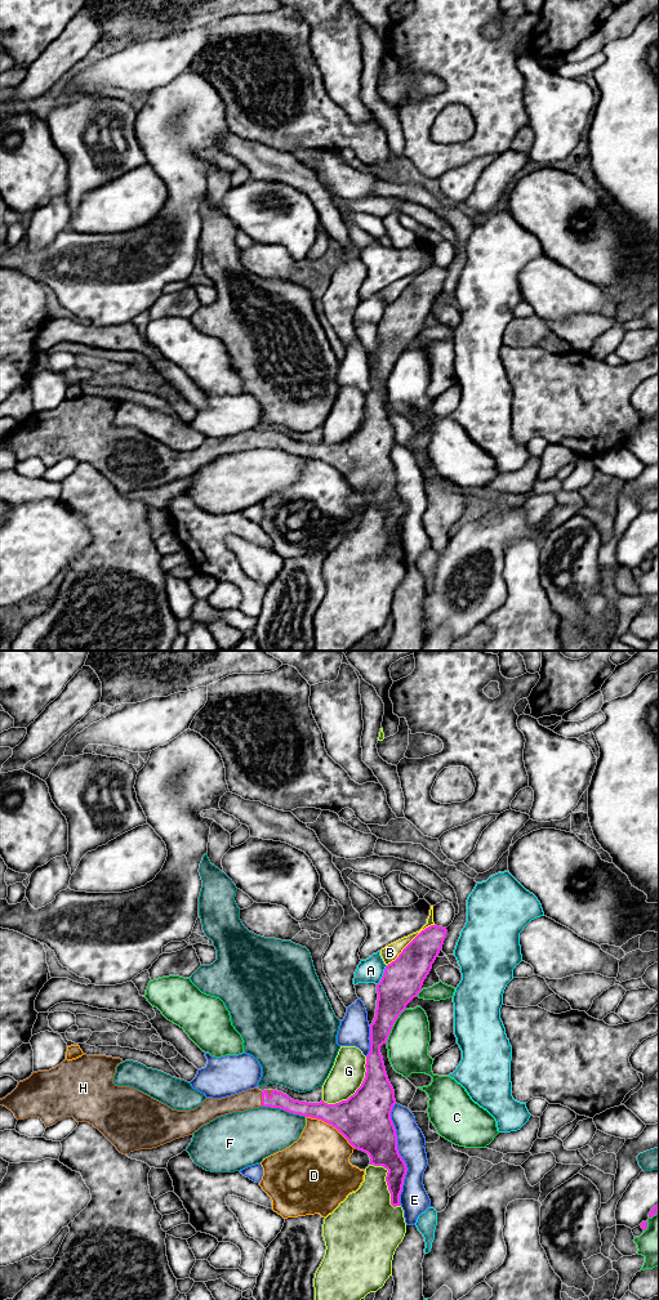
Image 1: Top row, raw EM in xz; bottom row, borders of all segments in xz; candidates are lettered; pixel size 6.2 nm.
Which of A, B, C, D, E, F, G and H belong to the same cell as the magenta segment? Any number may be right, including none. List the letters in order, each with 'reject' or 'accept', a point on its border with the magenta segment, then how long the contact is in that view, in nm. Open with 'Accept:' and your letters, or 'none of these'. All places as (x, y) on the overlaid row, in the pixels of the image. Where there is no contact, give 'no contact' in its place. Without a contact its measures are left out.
Accept: H
A: reject | xz (383, 975) | 140 nm
B: reject | xz (409, 943) | 400 nm
C: reject | xz (392, 1026) | 260 nm
D: reject | xz (330, 1124) | 380 nm
E: reject | xz (399, 1155) | 650 nm
F: reject | xz (284, 1109) | 280 nm
G: reject | xz (357, 1089) | 400 nm
H: accept | xz (262, 1099) | 100 nm

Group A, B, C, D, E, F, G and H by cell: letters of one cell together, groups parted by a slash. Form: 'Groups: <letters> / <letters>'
Groups: A / B / C / D / E / F / G / H

